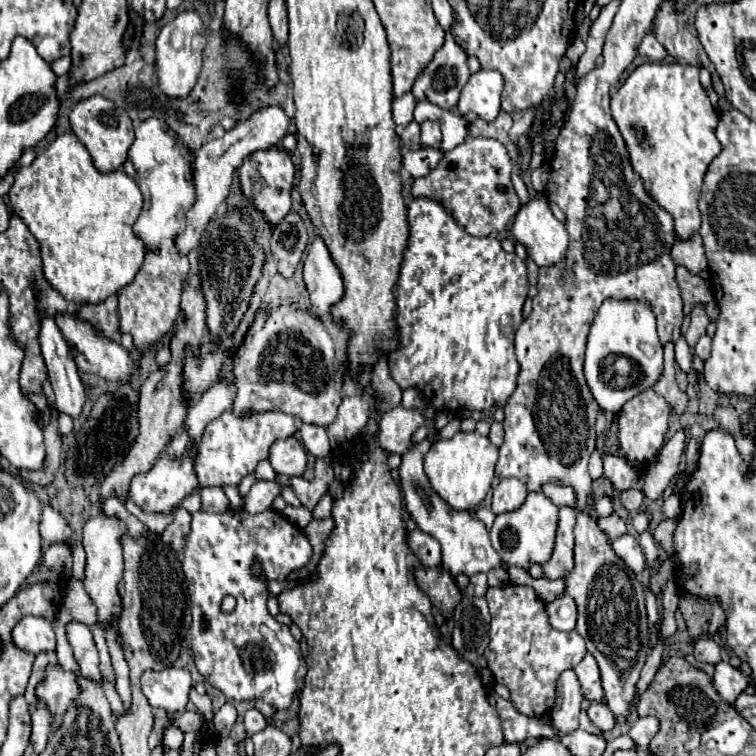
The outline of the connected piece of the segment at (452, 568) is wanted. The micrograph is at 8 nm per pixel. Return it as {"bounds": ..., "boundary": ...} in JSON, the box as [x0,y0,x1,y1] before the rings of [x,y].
{"bounds":[398,433,504,577],"boundary":[[[432,433],[402,457],[402,465],[400,465],[398,473],[400,473],[400,489],[404,493],[404,503],[406,503],[408,513],[418,523],[420,531],[438,539],[438,543],[442,545],[442,567],[446,571],[450,571],[454,577],[458,573],[474,575],[480,571],[486,573],[490,569],[502,567],[504,563],[500,563],[500,555],[490,545],[490,537],[488,537],[486,527],[478,519],[474,519],[470,511],[450,509],[430,487],[428,477],[422,469],[422,459],[428,453],[428,449],[432,447],[432,443],[436,443],[436,441],[438,441],[438,433]]]}

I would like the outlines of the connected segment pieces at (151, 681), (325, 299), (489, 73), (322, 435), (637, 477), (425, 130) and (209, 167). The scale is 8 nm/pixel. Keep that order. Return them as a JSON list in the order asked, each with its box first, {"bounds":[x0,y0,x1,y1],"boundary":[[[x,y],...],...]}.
[{"bounds":[142,667,192,715],"boundary":[[[168,667],[164,671],[146,671],[142,675],[142,693],[150,705],[154,709],[164,709],[170,715],[184,711],[192,685],[188,669]]]},{"bounds":[304,237,344,319],"boundary":[[[314,237],[304,259],[304,283],[310,293],[312,313],[320,319],[330,319],[330,307],[342,297],[344,281],[336,269],[322,237]]]},{"bounds":[458,69,504,121],"boundary":[[[480,69],[464,85],[458,113],[476,113],[484,121],[494,121],[500,113],[500,93],[504,79],[494,69]]]},{"bounds":[300,423,330,459],"boundary":[[[304,423],[300,427],[300,437],[308,453],[312,453],[318,459],[326,459],[326,455],[330,453],[330,443],[328,443],[328,435],[324,427]]]},{"bounds":[602,453,644,491],"boundary":[[[602,453],[602,463],[604,463],[604,477],[608,477],[618,491],[632,489],[632,487],[642,489],[644,485],[642,473],[628,467],[622,457],[612,453]]]},{"bounds":[420,121,442,147],"boundary":[[[424,121],[422,123],[422,135],[420,135],[422,145],[426,147],[436,147],[442,141],[442,131],[436,121]]]},{"bounds":[178,107,288,253],"boundary":[[[268,107],[268,109],[258,111],[252,119],[248,119],[244,123],[238,123],[232,131],[226,131],[224,137],[208,141],[196,153],[196,161],[194,161],[196,203],[186,215],[186,229],[184,229],[184,233],[178,237],[178,251],[180,253],[188,253],[190,249],[194,249],[198,245],[200,233],[204,231],[206,223],[210,221],[210,217],[216,213],[216,209],[228,197],[234,173],[240,167],[240,163],[248,155],[252,155],[252,151],[264,151],[268,147],[278,145],[278,141],[282,141],[282,137],[286,135],[286,127],[288,127],[288,115],[280,107]]]}]

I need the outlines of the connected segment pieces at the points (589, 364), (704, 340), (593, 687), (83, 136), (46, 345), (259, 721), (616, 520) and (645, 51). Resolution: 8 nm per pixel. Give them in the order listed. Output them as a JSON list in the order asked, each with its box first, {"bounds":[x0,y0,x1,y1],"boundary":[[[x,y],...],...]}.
[{"bounds":[584,301,662,413],"boundary":[[[604,301],[588,335],[584,361],[586,383],[600,409],[618,413],[626,401],[652,387],[660,373],[662,345],[658,341],[652,309],[642,301]]]},{"bounds":[694,335,712,359],"boundary":[[[702,335],[700,339],[698,339],[698,343],[696,343],[696,347],[694,347],[694,353],[700,357],[700,359],[708,359],[708,355],[710,355],[710,343],[712,343],[712,339],[708,337],[708,335]]]},{"bounds":[574,653,604,701],"boundary":[[[588,653],[588,655],[574,667],[574,671],[576,671],[578,679],[580,679],[584,697],[590,699],[590,701],[600,701],[600,699],[604,697],[604,691],[602,691],[602,685],[600,685],[600,671],[598,671],[596,659]]]},{"bounds":[70,95,134,171],"boundary":[[[94,95],[88,99],[78,101],[70,111],[70,127],[78,135],[78,139],[86,145],[86,149],[92,155],[92,161],[96,169],[100,171],[114,171],[122,167],[126,161],[128,147],[134,141],[134,127],[126,111],[118,111],[116,105],[110,99],[104,99],[102,95]]]},{"bounds":[38,315,86,419],"boundary":[[[50,315],[40,317],[38,339],[40,339],[42,359],[46,363],[48,377],[54,387],[56,407],[60,413],[66,413],[76,419],[82,413],[86,395],[70,347]]]},{"bounds":[244,709,268,735],"boundary":[[[250,709],[250,711],[246,711],[246,715],[244,715],[244,725],[246,725],[248,735],[254,735],[254,733],[262,731],[268,723],[266,723],[266,719],[264,719],[264,715],[262,715],[260,711]]]},{"bounds":[598,513,626,543],"boundary":[[[610,513],[606,517],[598,517],[598,527],[606,533],[610,543],[626,533],[626,523],[618,517],[618,513]]]},{"bounds":[638,33,666,61],"boundary":[[[648,33],[648,35],[644,35],[644,39],[638,47],[638,55],[646,57],[646,59],[650,57],[652,61],[662,61],[666,57],[666,49],[656,41],[656,37],[652,33]]]}]

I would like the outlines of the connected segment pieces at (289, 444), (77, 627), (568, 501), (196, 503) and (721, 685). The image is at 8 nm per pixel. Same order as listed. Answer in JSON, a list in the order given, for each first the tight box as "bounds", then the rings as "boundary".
[{"bounds":[270,439,306,477],"boundary":[[[278,439],[270,447],[270,463],[278,475],[288,477],[300,477],[306,469],[306,453],[304,447],[298,443],[298,439]]]},{"bounds":[66,623,104,687],"boundary":[[[70,623],[66,627],[66,633],[81,674],[86,679],[96,681],[102,687],[104,685],[104,677],[102,677],[102,671],[100,671],[98,651],[96,651],[96,645],[94,645],[90,629],[83,623]]]},{"bounds":[542,483,574,505],"boundary":[[[546,483],[542,487],[542,493],[548,495],[548,499],[552,499],[552,503],[560,505],[574,505],[574,491],[570,487],[560,487],[554,483]]]},{"bounds":[178,487,202,513],"boundary":[[[196,487],[196,489],[194,489],[194,493],[192,493],[192,495],[188,495],[188,497],[186,497],[178,507],[180,507],[180,509],[186,509],[186,511],[190,511],[190,513],[198,511],[198,509],[202,507],[200,493],[202,493],[202,487]]]},{"bounds":[712,661,748,705],"boundary":[[[720,661],[716,665],[712,683],[714,683],[716,691],[720,693],[720,697],[730,705],[736,701],[736,695],[744,693],[744,689],[748,687],[748,679],[736,667],[732,667],[730,663],[724,663],[724,661]]]}]

